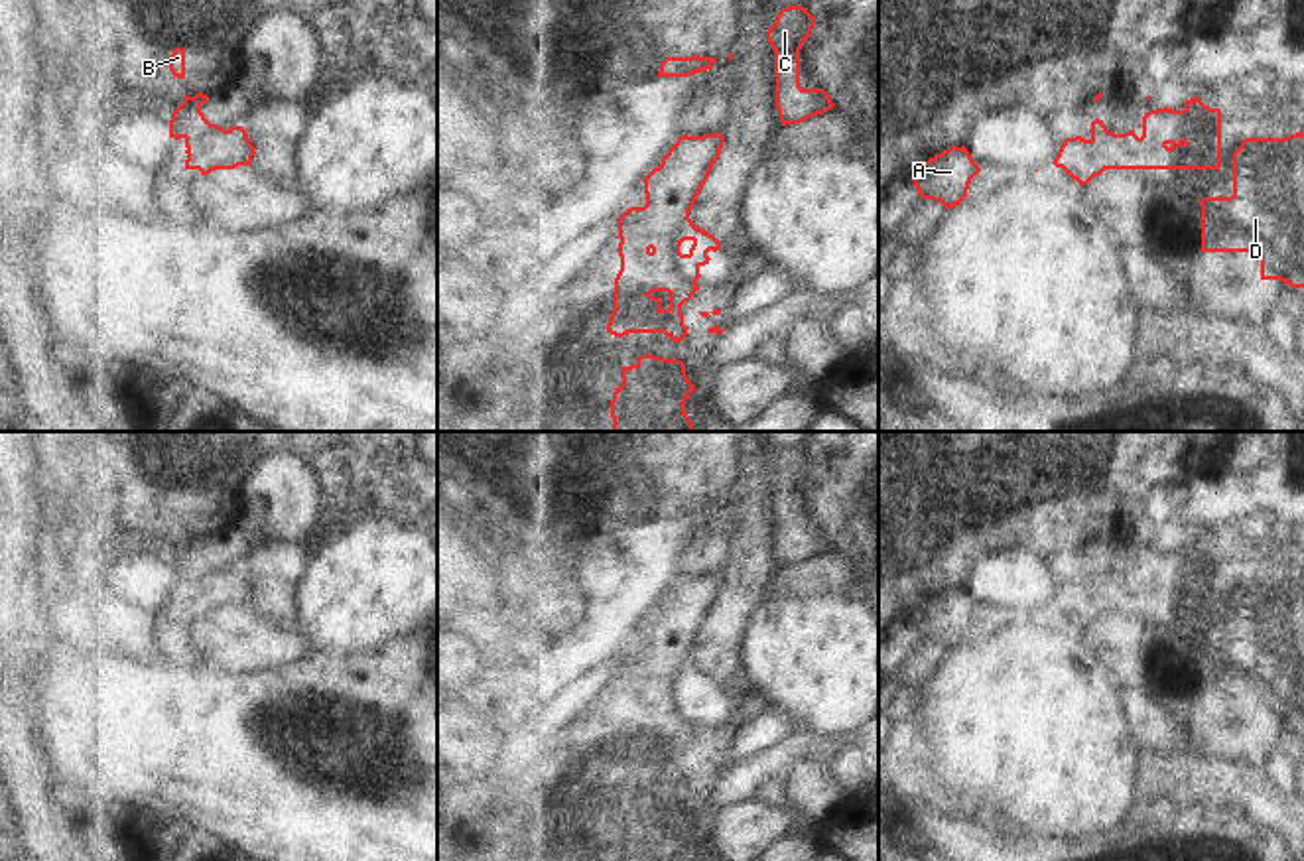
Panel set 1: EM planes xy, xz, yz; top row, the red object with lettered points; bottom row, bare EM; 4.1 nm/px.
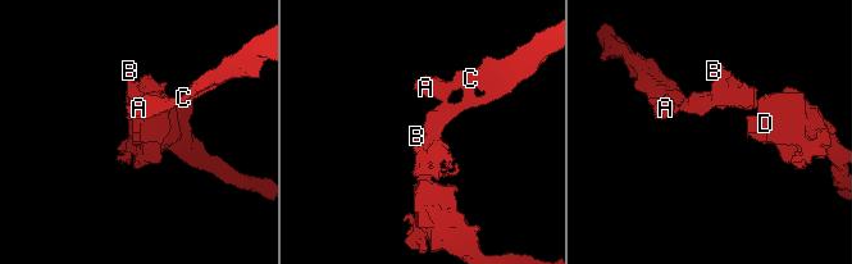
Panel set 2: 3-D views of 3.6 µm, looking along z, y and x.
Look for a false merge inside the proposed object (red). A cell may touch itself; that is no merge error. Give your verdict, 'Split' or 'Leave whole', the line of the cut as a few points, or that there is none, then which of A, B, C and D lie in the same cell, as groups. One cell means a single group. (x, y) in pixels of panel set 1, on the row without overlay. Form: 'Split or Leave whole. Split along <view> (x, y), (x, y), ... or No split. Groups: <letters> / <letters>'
Leave whole. No split. Groups: A B C D.

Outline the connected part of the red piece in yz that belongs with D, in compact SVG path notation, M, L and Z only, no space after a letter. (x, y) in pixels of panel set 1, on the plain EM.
M1304 575L1245 579L1233 593L1233 636L1204 638L1202 694L1257 694L1261 721L1304 729Z

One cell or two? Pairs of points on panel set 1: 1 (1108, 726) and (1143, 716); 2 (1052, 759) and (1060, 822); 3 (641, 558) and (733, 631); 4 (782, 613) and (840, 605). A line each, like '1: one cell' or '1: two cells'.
1: two cells
2: one cell
3: two cells
4: one cell

